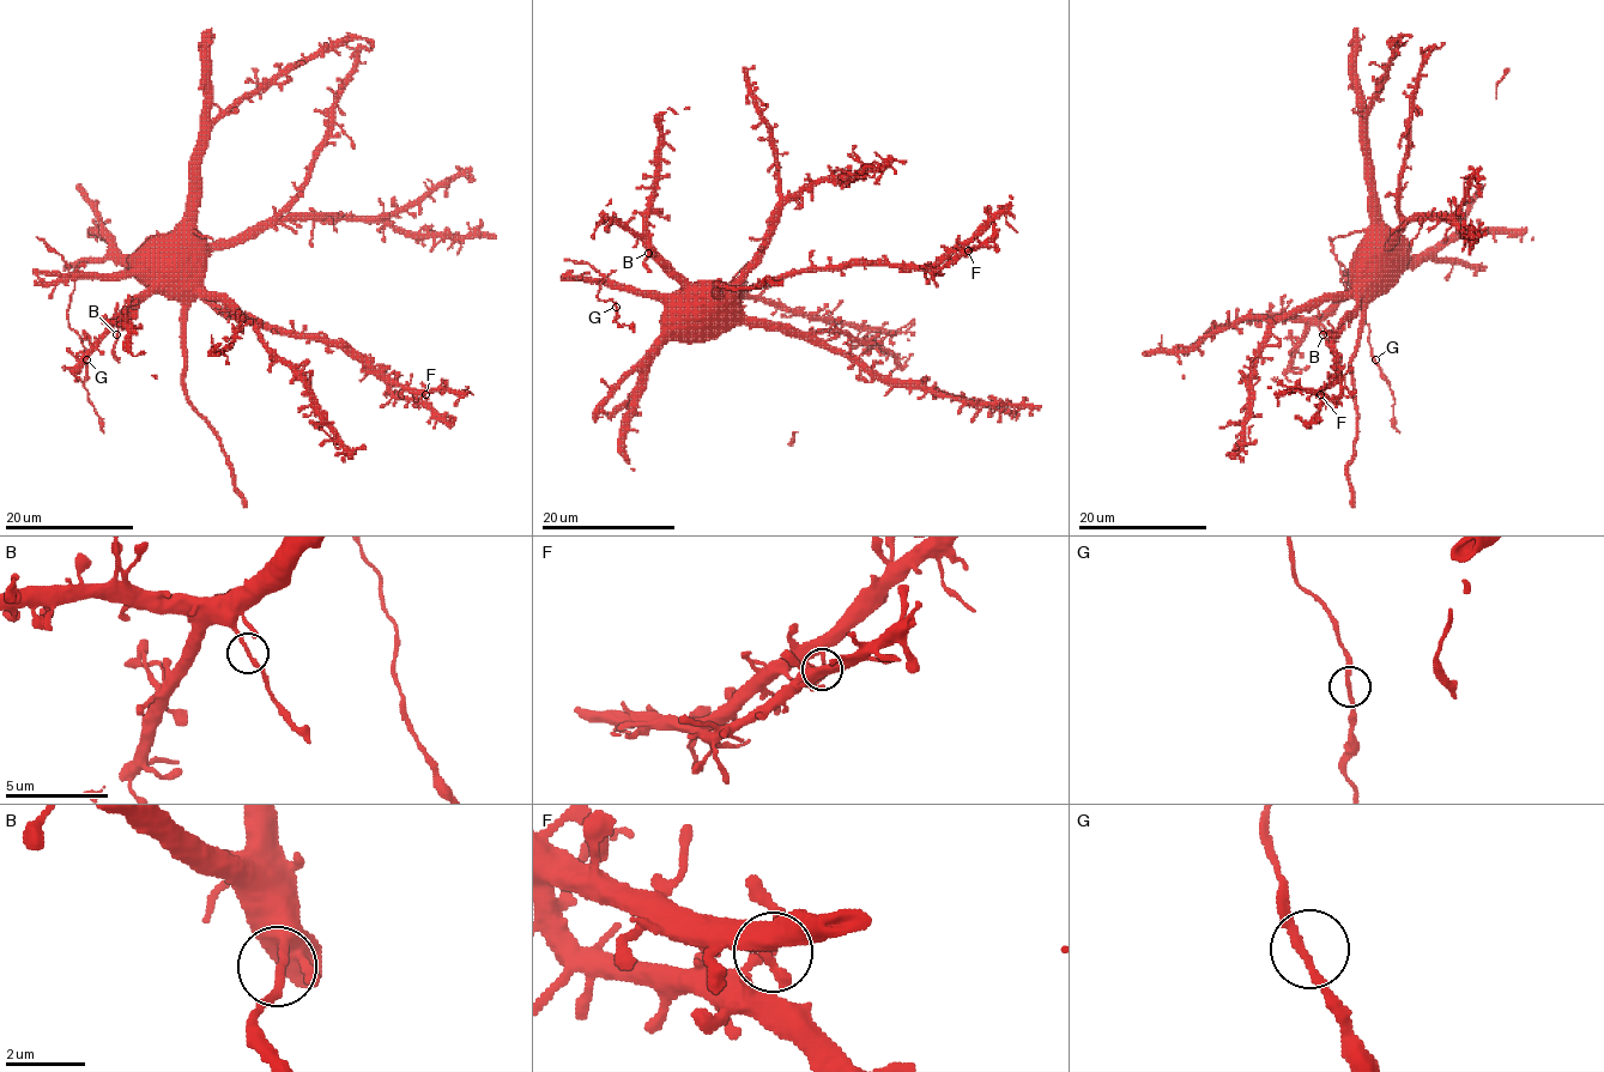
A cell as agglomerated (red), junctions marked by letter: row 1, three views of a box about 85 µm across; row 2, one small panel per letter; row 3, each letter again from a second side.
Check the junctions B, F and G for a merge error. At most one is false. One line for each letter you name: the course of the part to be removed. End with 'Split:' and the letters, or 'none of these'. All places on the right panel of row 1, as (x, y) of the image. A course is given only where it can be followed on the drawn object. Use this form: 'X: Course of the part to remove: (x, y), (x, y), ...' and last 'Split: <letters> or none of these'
B: Course of the part to remove: (1323, 335), (1342, 362)
Split: B

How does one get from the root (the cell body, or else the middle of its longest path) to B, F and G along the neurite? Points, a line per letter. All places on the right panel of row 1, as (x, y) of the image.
B: (1365, 249), (1357, 256), (1356, 284), (1320, 322), (1323, 335)
F: (1365, 249), (1356, 258), (1356, 306), (1335, 333), (1337, 379), (1320, 394)
G: (1365, 249), (1362, 272), (1353, 274), (1348, 284), (1365, 310), (1375, 359)

